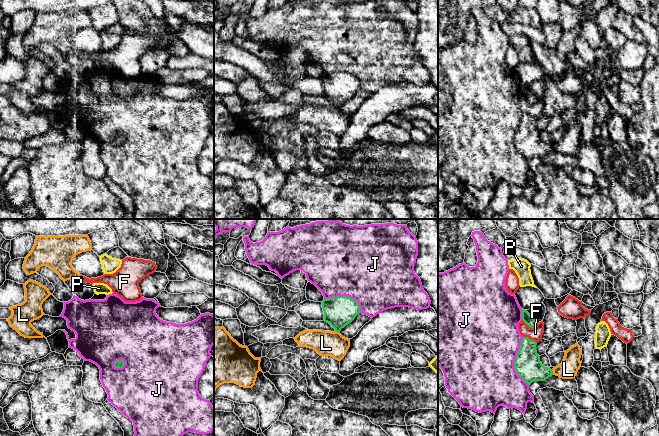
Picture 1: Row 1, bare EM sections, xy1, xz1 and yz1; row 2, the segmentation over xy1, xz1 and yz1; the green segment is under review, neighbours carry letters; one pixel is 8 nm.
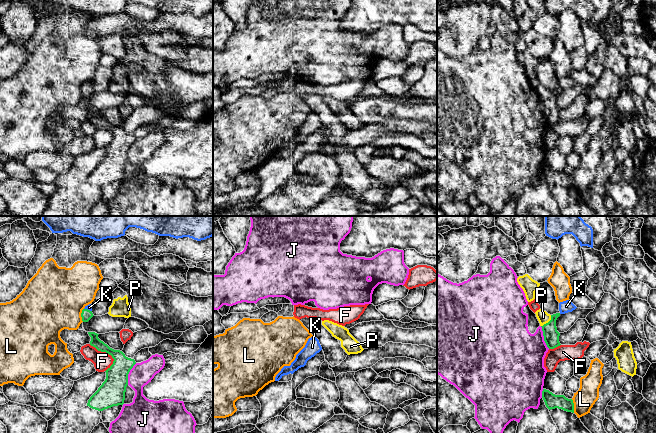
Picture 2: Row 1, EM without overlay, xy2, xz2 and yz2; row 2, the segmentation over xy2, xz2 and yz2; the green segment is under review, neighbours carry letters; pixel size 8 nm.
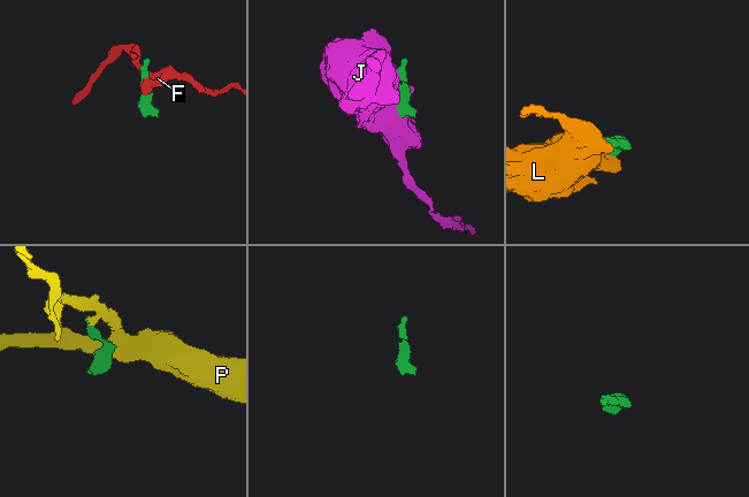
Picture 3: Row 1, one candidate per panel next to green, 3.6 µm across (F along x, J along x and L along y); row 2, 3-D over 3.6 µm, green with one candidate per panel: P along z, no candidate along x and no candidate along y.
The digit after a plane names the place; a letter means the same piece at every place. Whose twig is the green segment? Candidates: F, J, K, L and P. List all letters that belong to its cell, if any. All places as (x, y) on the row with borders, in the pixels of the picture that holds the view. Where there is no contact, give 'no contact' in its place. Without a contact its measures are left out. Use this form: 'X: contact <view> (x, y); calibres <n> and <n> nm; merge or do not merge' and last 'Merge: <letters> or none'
F: contact xy2 (108, 353); calibres 180 and 150 nm; do not merge
J: contact yz1 (514, 361); calibres 220 and 500 nm; do not merge
K: contact xy2 (87, 309); calibres 90 and 50 nm; merge
L: contact yz2 (573, 406); calibres 120 and 170 nm; do not merge
P: contact yz2 (548, 322); calibres 130 and 100 nm; do not merge
Merge: K

